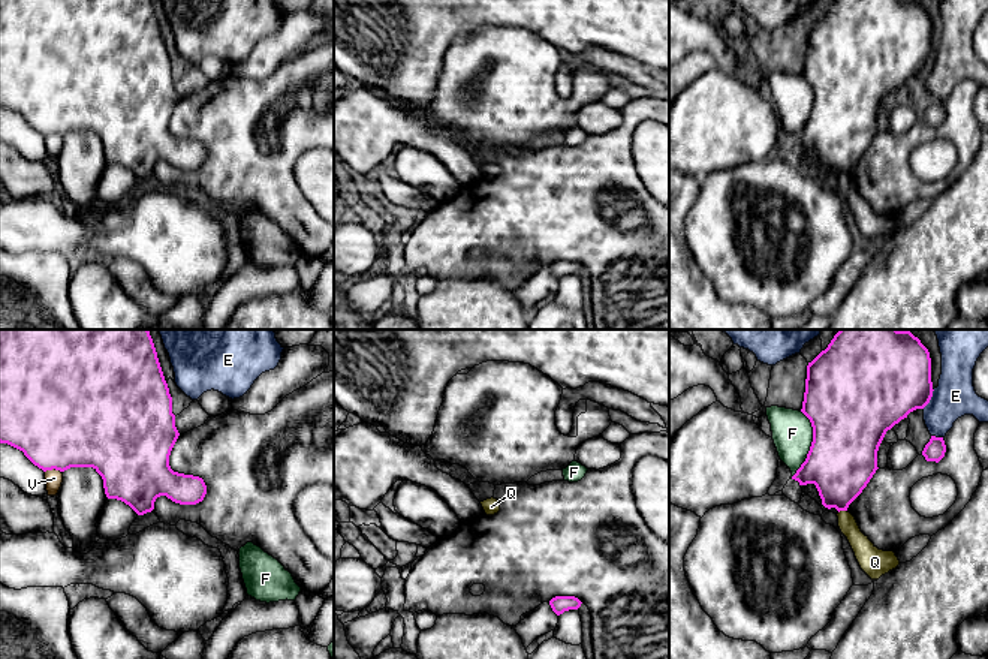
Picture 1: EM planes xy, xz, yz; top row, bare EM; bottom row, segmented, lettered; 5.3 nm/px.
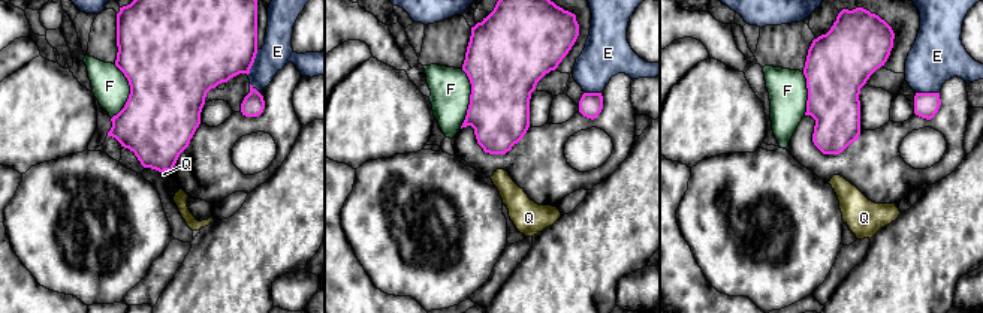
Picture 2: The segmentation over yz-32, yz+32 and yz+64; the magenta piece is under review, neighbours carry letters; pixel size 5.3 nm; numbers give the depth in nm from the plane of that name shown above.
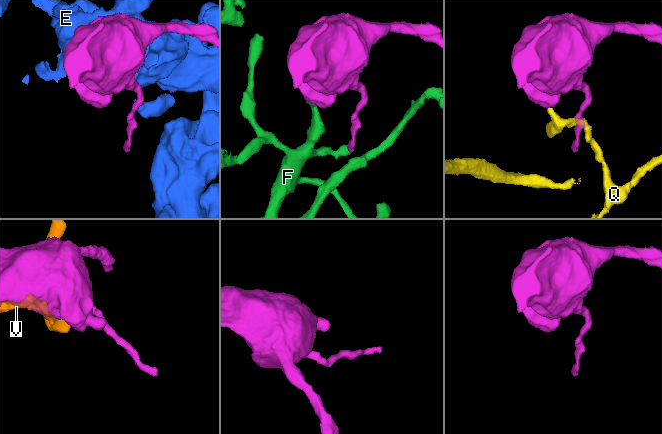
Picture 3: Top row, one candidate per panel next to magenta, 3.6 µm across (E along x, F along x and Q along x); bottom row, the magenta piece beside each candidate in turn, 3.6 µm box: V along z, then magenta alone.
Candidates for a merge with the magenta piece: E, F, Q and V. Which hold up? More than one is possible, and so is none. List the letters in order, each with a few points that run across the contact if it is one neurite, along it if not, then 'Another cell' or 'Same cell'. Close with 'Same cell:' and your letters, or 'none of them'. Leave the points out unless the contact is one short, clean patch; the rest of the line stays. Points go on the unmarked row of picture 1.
E: Another cell
F: Another cell
Q: Line: yz (846, 174), (839, 177). Another cell
V: Another cell
Same cell: none of them

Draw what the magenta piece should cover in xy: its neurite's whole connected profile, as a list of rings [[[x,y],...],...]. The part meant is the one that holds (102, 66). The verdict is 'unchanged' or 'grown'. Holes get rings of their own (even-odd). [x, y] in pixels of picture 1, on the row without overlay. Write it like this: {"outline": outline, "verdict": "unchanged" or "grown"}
{"outline": [[[0,0],[0,108],[19,115],[39,133],[64,136],[70,132],[93,132],[103,144],[108,163],[129,169],[138,180],[154,174],[154,166],[166,160],[180,169],[196,169],[204,165],[207,150],[202,142],[174,136],[169,130],[171,115],[180,97],[172,78],[172,61],[165,45],[151,0]]], "verdict": "unchanged"}

